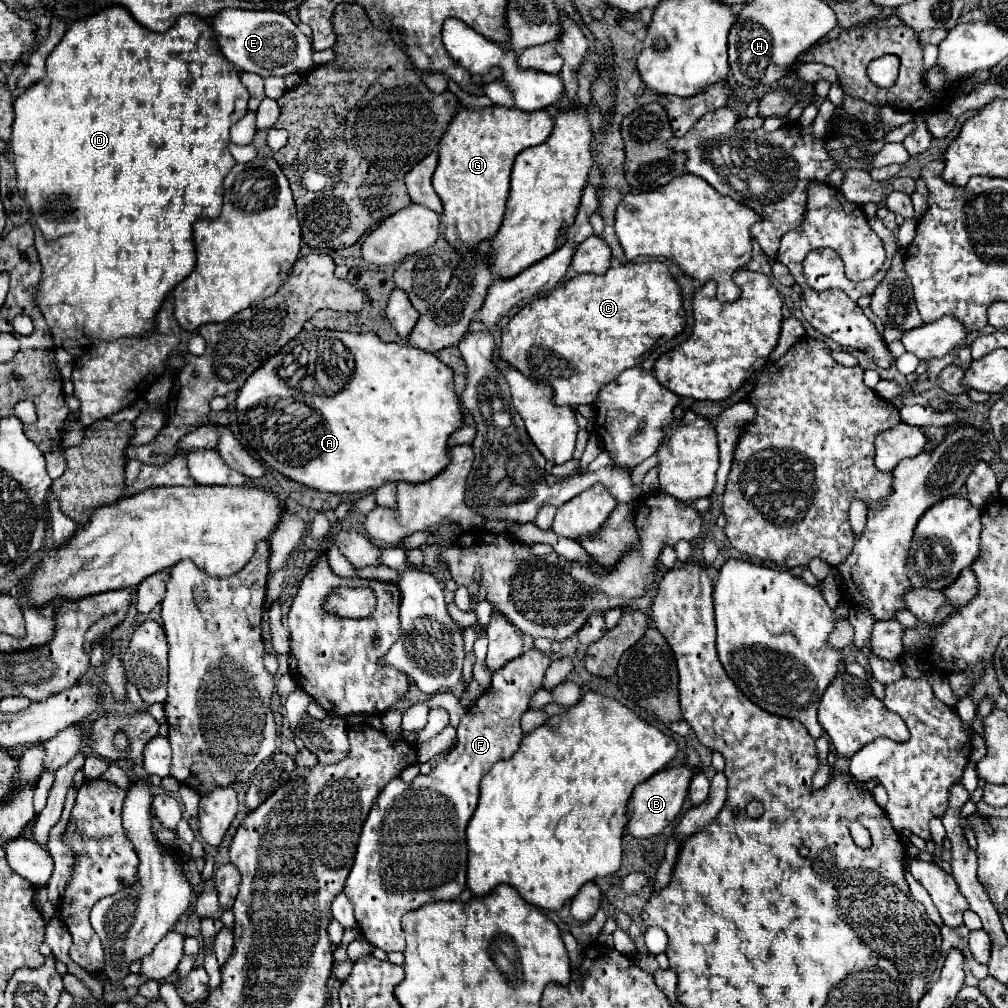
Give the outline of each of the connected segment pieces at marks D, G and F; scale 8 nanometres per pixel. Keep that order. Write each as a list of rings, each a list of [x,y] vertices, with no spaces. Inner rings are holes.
[[[121,6],[105,8],[95,16],[71,24],[63,40],[47,58],[47,76],[15,98],[15,122],[11,136],[17,188],[35,218],[35,248],[43,268],[35,304],[53,334],[55,348],[61,347],[67,338],[92,344],[94,339],[119,340],[125,336],[143,338],[153,332],[155,316],[163,300],[195,268],[193,224],[201,218],[217,218],[221,212],[223,180],[229,174],[229,168],[235,166],[235,160],[229,152],[229,130],[247,114],[247,100],[249,92],[241,84],[239,70],[219,54],[211,26],[193,14],[185,14],[181,22],[175,22],[163,34],[143,28]]]
[[[489,106],[483,110],[459,108],[441,138],[439,166],[433,174],[435,192],[443,200],[443,234],[455,250],[461,246],[473,248],[497,234],[505,214],[515,156],[529,146],[545,142],[551,132],[553,122],[547,112],[527,114],[505,106]]]
[[[525,650],[519,658],[515,658],[513,662],[505,664],[501,670],[497,670],[493,674],[493,680],[491,680],[491,686],[489,690],[475,702],[473,708],[467,710],[467,714],[461,718],[461,724],[457,726],[457,740],[455,744],[451,746],[451,750],[445,754],[445,758],[439,758],[437,764],[433,766],[431,774],[423,776],[419,774],[411,784],[403,782],[401,778],[395,778],[391,780],[377,796],[377,802],[371,806],[371,812],[363,824],[363,832],[361,832],[361,838],[359,838],[359,846],[357,846],[357,856],[355,856],[355,864],[351,868],[351,874],[347,878],[347,884],[345,884],[345,894],[349,896],[349,900],[353,900],[353,908],[355,908],[355,918],[357,918],[357,924],[363,932],[363,936],[377,948],[385,950],[385,952],[403,952],[406,947],[405,935],[401,928],[401,918],[403,914],[411,912],[411,910],[417,910],[421,908],[423,904],[429,904],[429,902],[441,902],[441,900],[457,900],[459,894],[465,890],[465,878],[467,878],[467,840],[465,840],[465,828],[467,828],[467,822],[471,820],[475,808],[477,808],[477,800],[479,800],[479,782],[483,778],[483,774],[497,762],[497,760],[503,760],[503,758],[509,758],[513,756],[513,752],[519,748],[519,742],[523,738],[523,730],[521,730],[521,716],[529,710],[529,704],[531,704],[531,698],[533,694],[543,686],[543,678],[545,678],[545,672],[551,664],[551,658],[539,650]]]

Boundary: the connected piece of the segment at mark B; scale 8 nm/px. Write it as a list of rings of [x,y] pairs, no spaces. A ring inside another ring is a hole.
[[[685,764],[685,766],[661,770],[655,776],[651,776],[647,782],[639,784],[635,788],[635,794],[629,804],[631,820],[627,824],[627,832],[635,838],[651,838],[651,836],[659,834],[663,828],[667,828],[675,820],[675,816],[681,812],[681,806],[683,806],[685,796],[689,792],[689,784],[691,784],[693,774],[695,774],[695,768]]]

